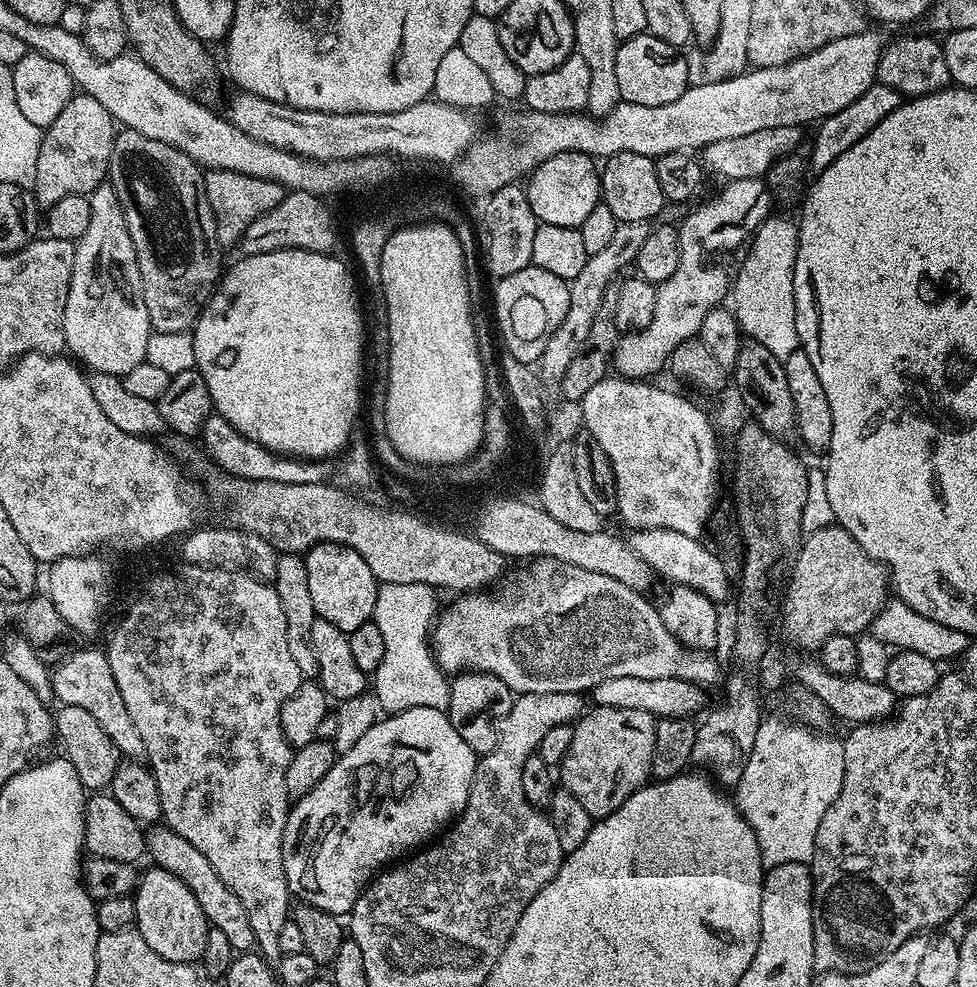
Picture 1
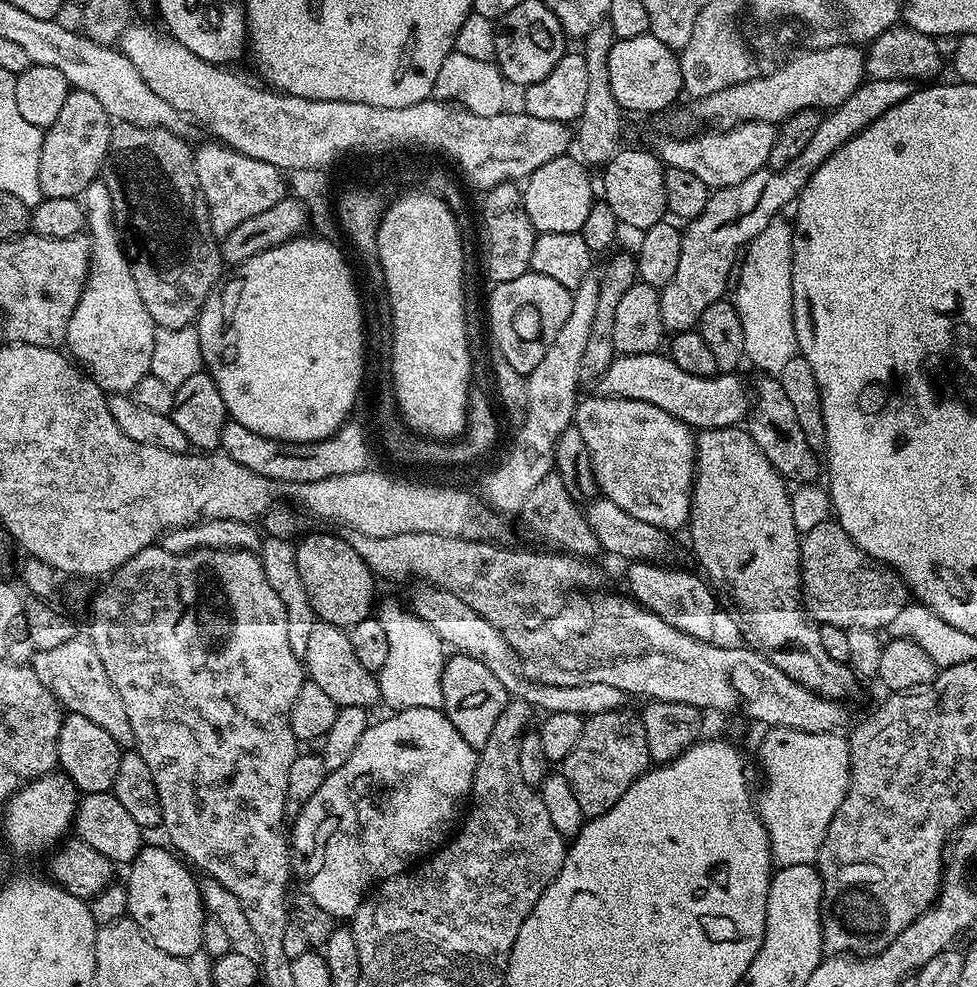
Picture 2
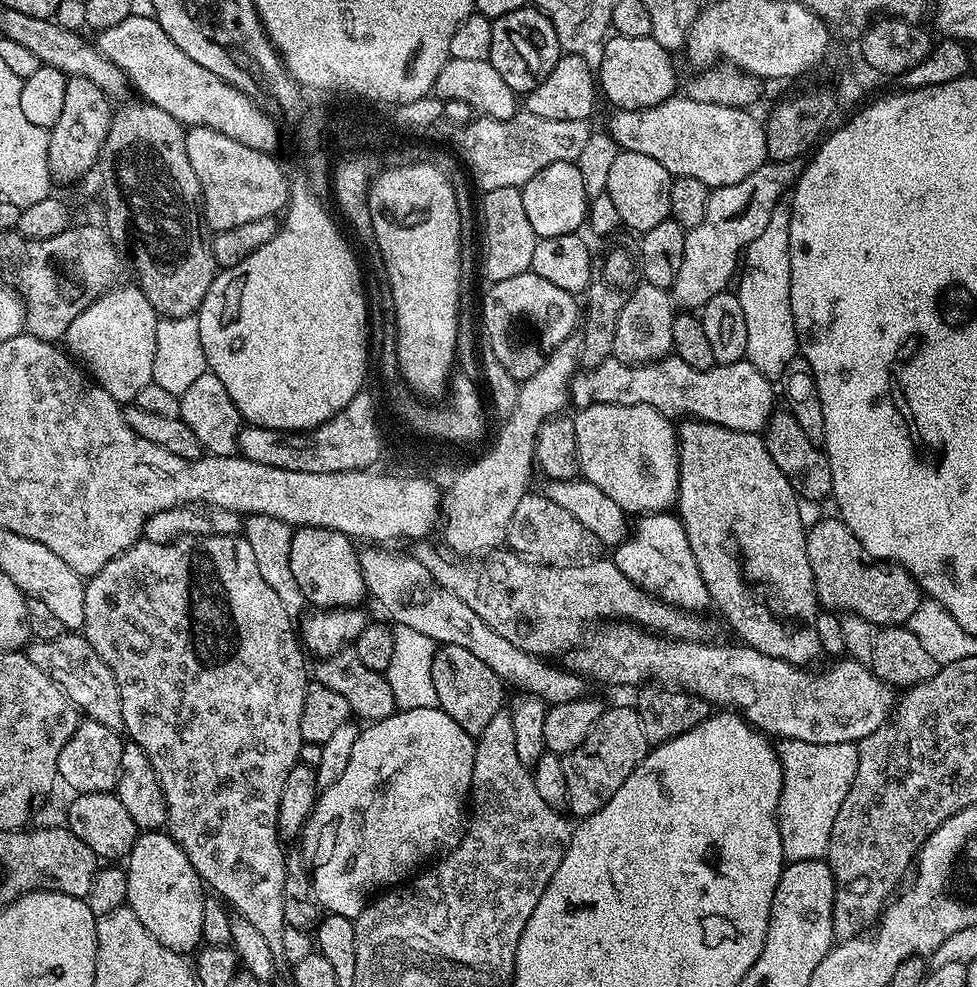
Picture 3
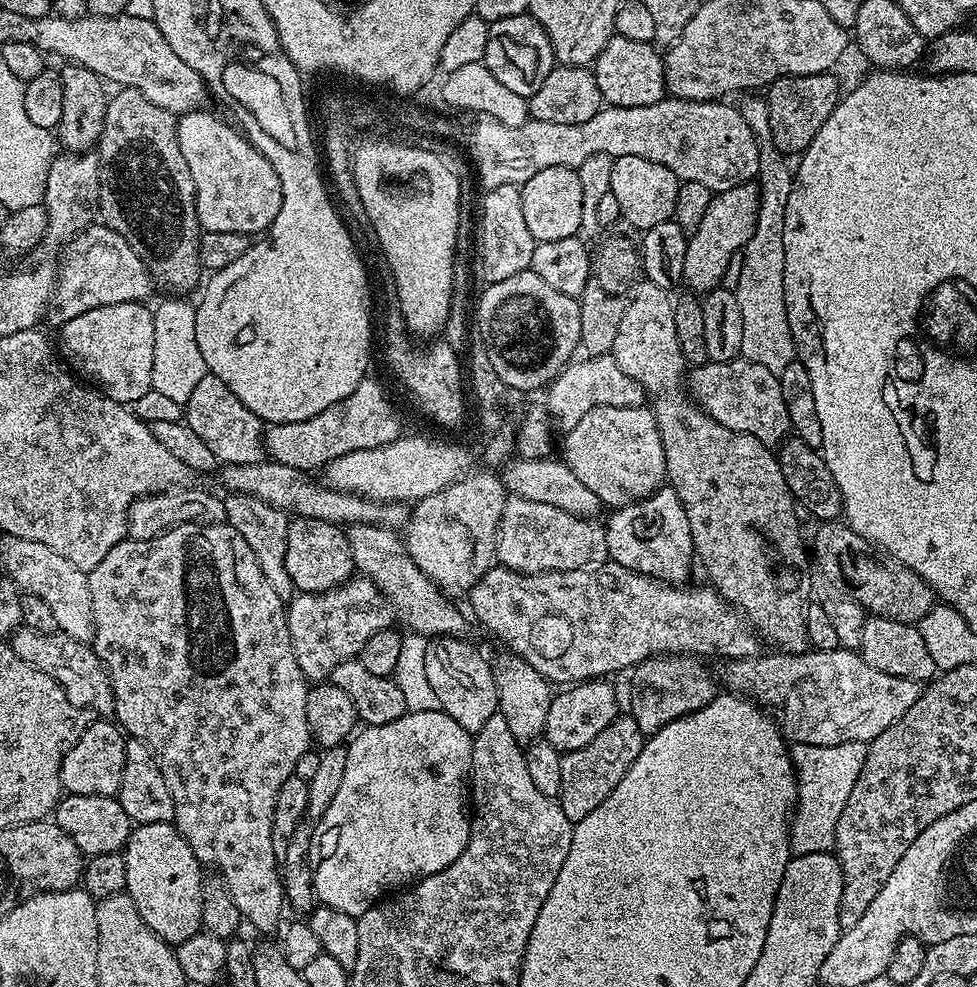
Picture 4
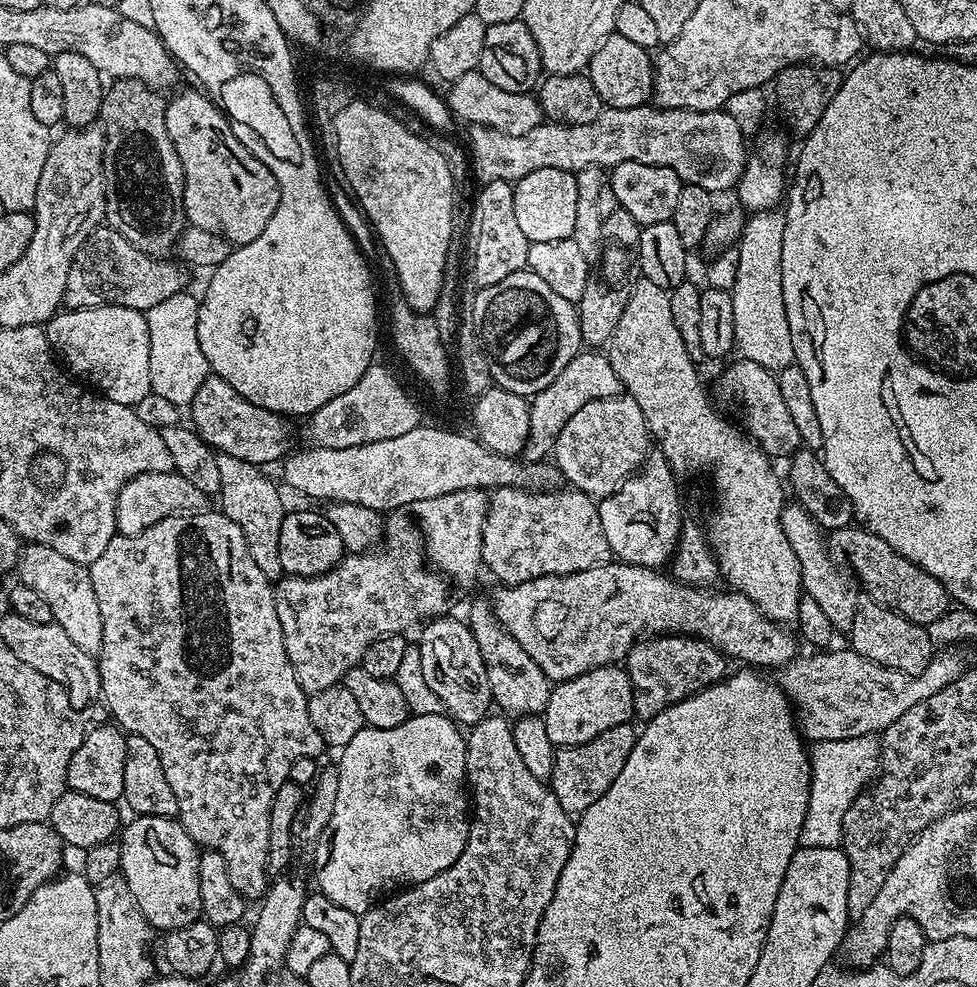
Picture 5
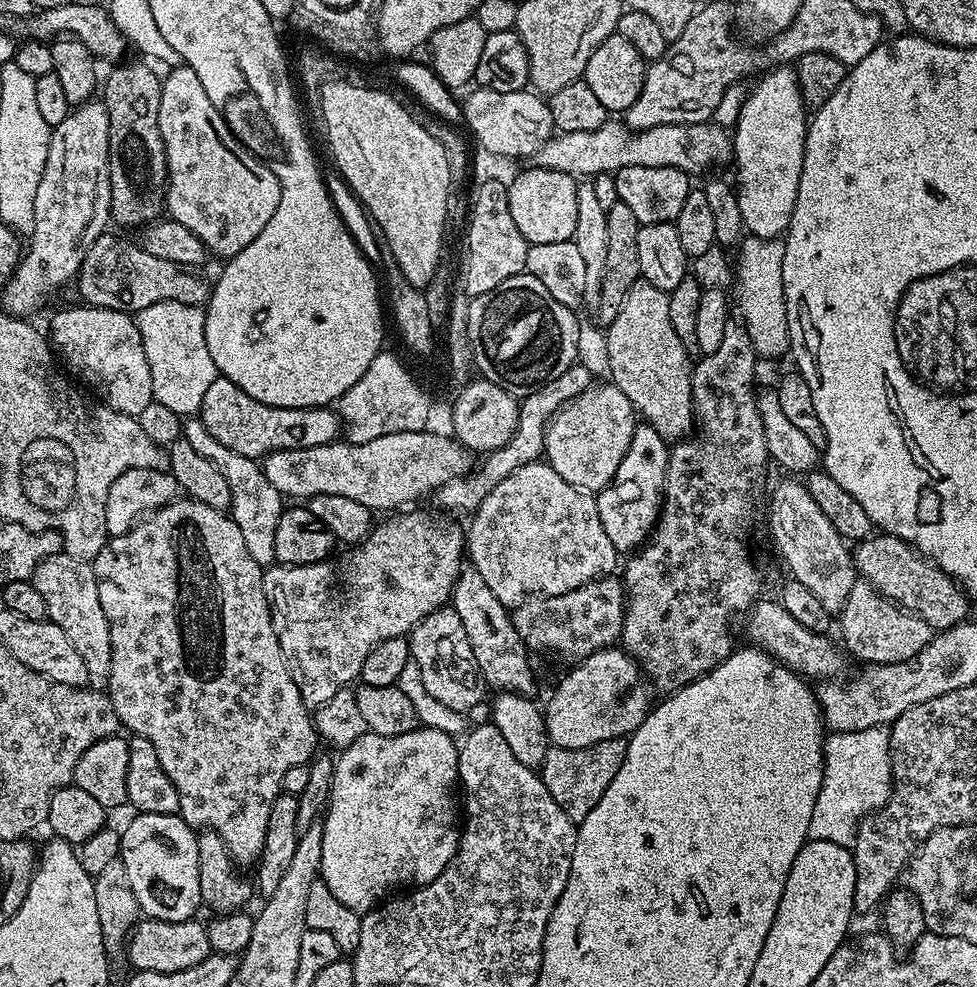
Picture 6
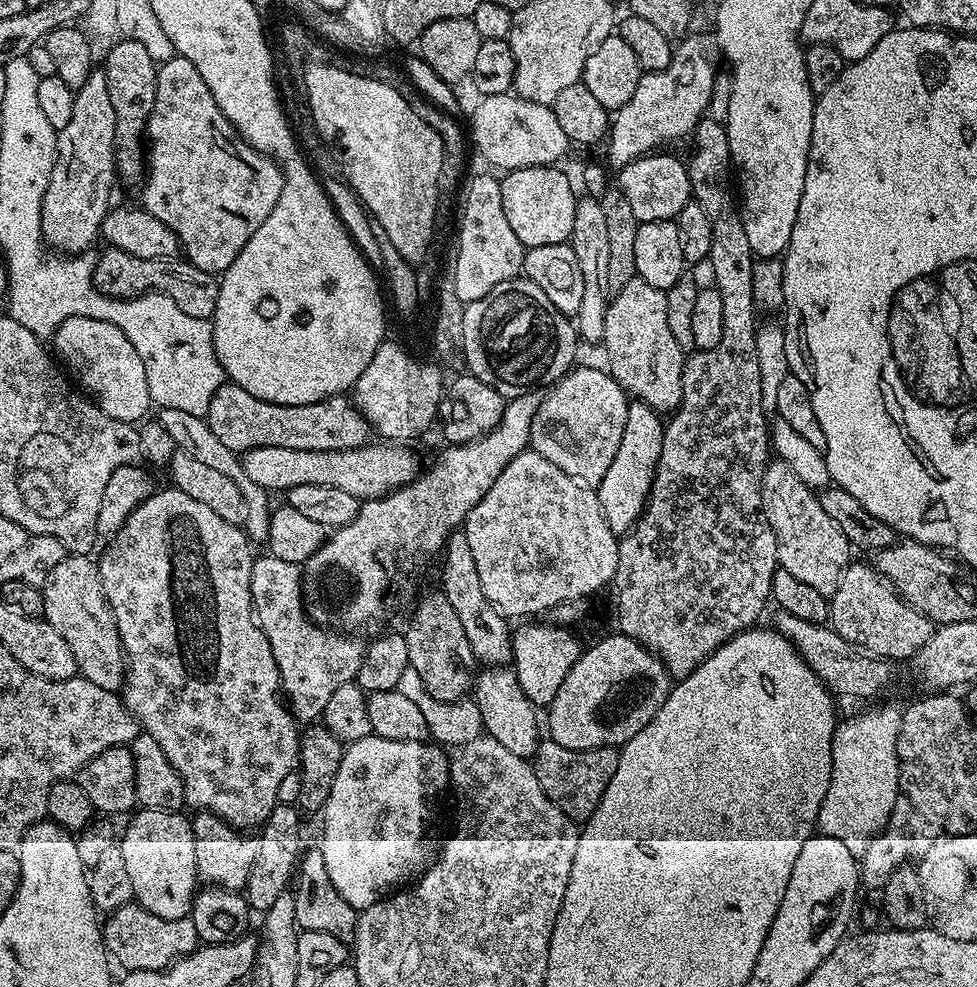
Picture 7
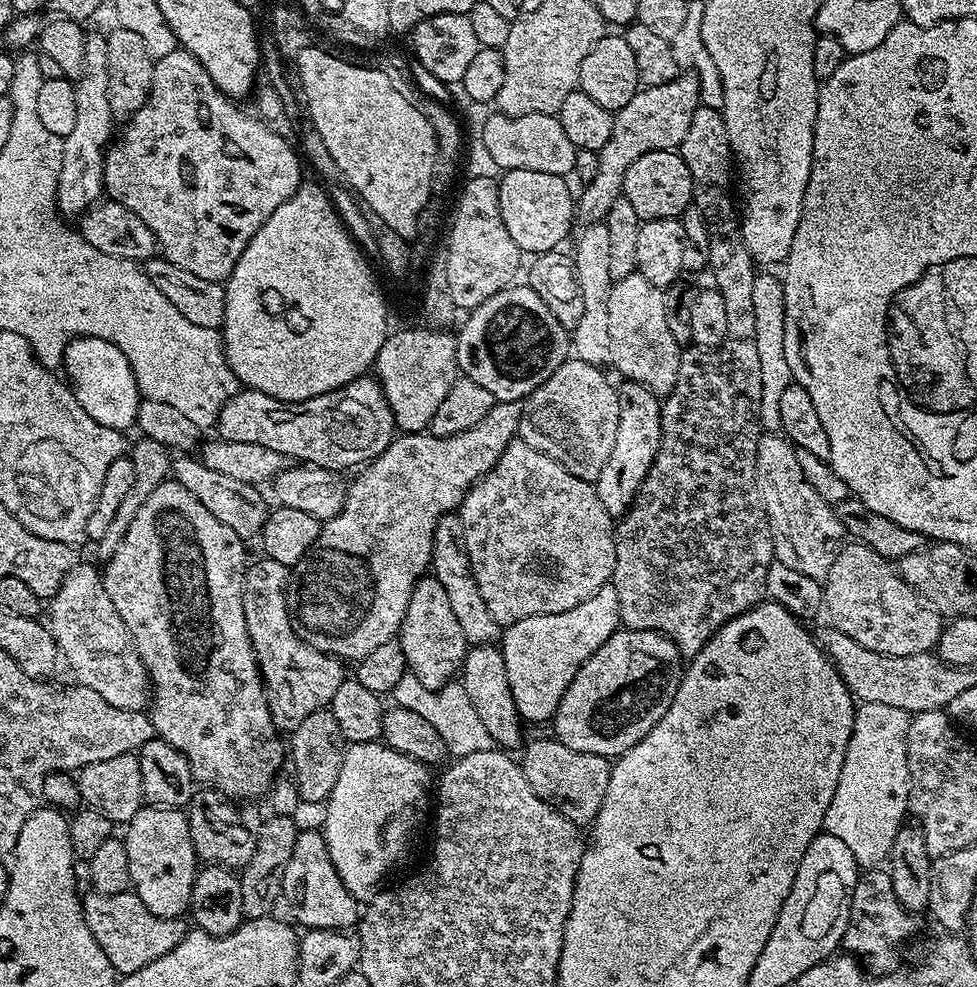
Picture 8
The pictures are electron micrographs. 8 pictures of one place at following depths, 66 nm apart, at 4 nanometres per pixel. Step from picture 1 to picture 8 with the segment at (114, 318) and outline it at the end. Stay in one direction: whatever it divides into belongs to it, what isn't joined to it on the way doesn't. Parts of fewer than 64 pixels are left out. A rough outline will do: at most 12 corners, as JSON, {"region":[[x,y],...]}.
{"region":[[79,336],[64,371],[99,425],[126,432],[142,397],[128,356]]}

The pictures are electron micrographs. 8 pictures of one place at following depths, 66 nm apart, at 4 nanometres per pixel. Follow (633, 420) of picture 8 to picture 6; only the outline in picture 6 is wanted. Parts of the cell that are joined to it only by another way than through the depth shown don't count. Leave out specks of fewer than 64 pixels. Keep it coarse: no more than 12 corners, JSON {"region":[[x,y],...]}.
{"region":[[637,423],[595,493],[617,553],[635,553],[664,502],[669,441]]}

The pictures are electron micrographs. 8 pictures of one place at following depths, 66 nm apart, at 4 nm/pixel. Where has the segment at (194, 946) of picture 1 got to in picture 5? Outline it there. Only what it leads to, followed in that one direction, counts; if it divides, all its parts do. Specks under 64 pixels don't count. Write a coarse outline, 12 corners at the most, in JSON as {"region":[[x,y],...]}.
{"region":[[136,816],[120,872],[153,929],[201,919],[198,846],[179,819]]}

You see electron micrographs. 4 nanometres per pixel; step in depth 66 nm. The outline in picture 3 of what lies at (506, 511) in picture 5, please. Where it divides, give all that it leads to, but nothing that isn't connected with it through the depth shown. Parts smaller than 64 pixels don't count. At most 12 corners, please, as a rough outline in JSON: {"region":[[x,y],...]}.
{"region":[[543,494],[518,502],[511,551],[537,564],[602,552],[574,514]]}

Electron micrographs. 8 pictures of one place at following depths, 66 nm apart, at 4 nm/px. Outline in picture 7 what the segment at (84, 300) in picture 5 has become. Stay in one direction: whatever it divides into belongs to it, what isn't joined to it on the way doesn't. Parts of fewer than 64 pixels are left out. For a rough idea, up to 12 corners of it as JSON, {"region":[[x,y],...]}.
{"region":[[113,247],[95,257],[103,296],[163,292],[190,318],[211,320],[220,286]]}

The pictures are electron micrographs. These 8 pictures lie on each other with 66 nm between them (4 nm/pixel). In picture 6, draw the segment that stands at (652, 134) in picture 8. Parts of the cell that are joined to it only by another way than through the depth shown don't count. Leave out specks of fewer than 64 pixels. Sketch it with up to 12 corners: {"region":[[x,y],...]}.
{"region":[[726,5],[697,7],[628,108],[633,130],[709,123],[765,67]]}

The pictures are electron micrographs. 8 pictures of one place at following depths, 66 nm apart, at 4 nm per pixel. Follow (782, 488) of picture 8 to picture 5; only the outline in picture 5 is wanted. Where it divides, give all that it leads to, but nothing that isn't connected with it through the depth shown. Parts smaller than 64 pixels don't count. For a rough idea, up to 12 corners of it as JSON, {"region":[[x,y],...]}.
{"region":[[801,504],[780,521],[798,557],[803,591],[851,633],[857,585],[828,552],[825,533]]}

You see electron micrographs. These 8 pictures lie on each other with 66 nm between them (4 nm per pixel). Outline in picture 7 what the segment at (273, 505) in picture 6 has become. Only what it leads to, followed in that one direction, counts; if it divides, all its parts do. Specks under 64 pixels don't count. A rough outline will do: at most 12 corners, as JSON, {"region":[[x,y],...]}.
{"region":[[159,411],[179,451],[194,454],[242,490],[242,525],[253,545],[270,534],[268,489],[246,478],[241,457],[215,437],[205,417]]}

